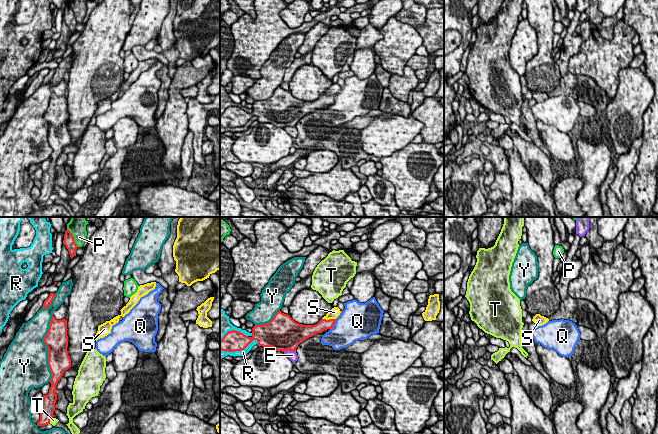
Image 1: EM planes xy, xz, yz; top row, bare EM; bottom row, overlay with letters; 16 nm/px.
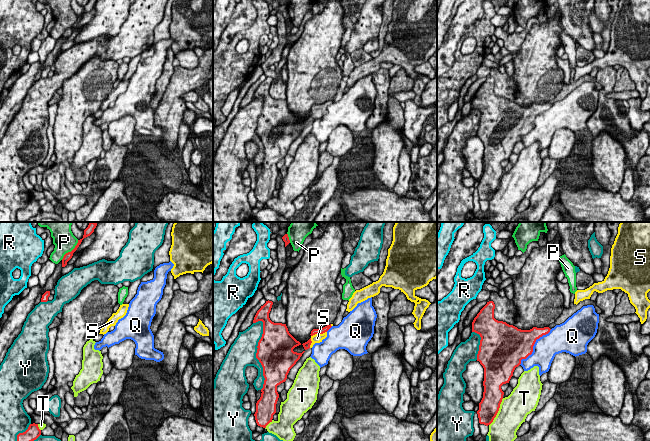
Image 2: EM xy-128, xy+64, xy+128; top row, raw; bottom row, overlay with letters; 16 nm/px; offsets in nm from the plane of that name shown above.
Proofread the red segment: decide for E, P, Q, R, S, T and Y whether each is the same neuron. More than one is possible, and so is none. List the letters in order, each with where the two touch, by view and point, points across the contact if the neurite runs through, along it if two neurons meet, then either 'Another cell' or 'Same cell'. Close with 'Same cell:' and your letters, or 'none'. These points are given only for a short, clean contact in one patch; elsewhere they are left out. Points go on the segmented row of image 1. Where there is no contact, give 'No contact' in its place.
E: Touches red at xz (289, 349). Another cell
P: Touches red at xy (73, 237). Another cell
Q: Touches red at xz (333, 324). Another cell
R: Touches red at xz (239, 350). Another cell
S: Touches red at xz (329, 319). Same cell
T: Touches red at xy (50, 419). Another cell
Y: Touches red at xy (47, 347). Another cell
Same cell: S

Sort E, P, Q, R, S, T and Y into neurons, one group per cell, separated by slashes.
E / P / Q / R / S / T / Y

